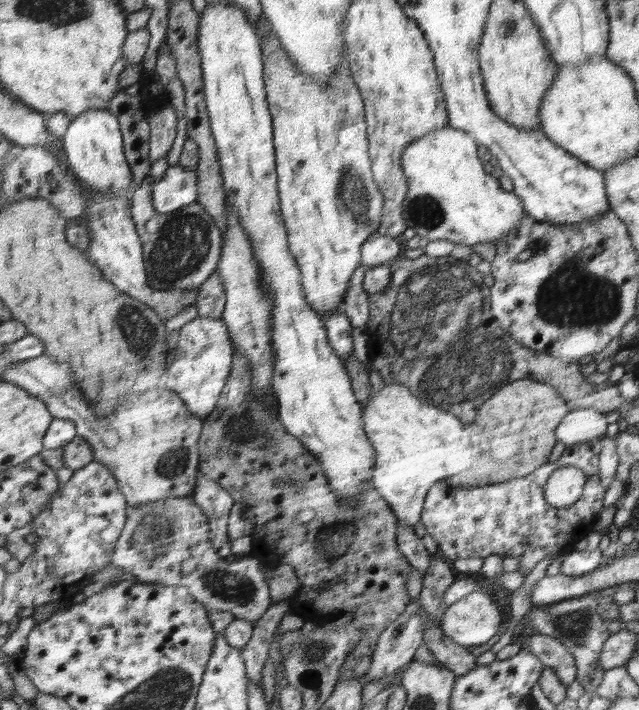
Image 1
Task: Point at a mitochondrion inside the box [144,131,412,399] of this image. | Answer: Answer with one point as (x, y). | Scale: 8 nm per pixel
(182, 245)

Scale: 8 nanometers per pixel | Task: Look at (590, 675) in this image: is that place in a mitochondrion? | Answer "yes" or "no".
yes

